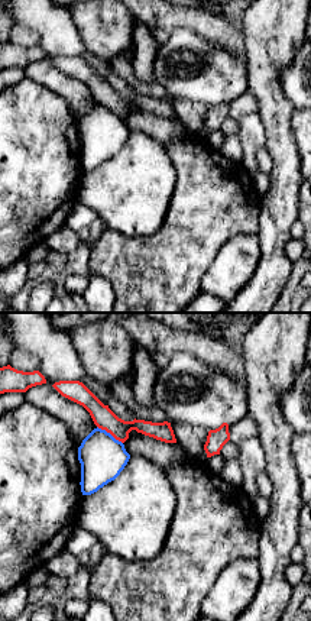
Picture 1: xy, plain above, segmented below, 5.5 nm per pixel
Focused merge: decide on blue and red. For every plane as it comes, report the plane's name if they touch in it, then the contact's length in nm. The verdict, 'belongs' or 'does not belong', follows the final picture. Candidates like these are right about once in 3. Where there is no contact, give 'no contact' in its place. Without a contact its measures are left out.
xy | 170 nm

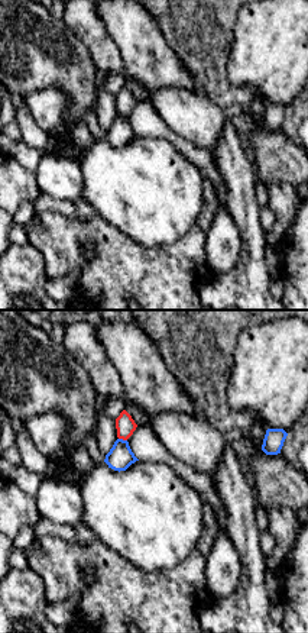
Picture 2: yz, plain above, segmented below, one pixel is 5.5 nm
yz | 50 nm

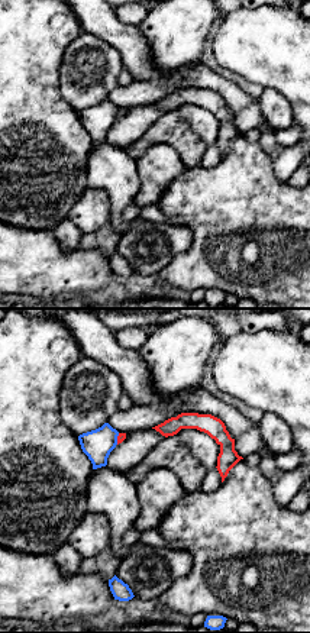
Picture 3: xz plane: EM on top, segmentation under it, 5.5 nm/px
xz | 70 nm

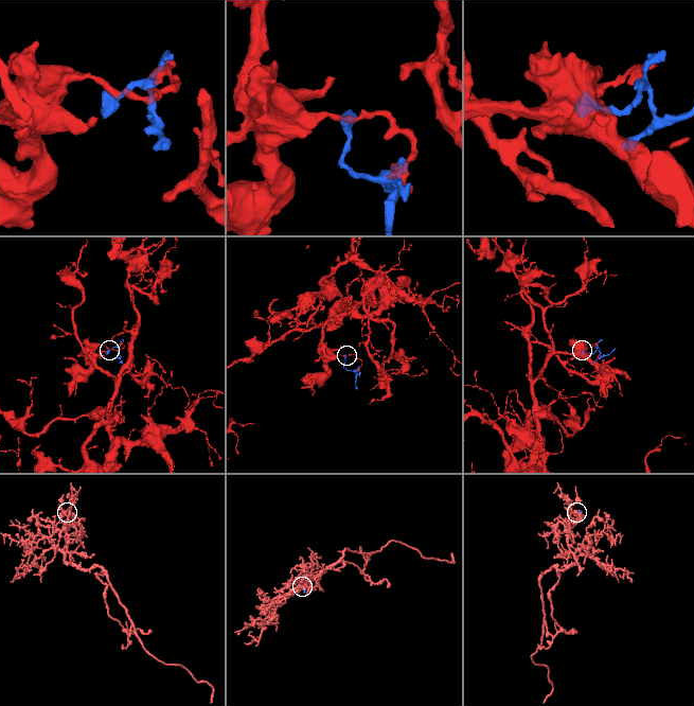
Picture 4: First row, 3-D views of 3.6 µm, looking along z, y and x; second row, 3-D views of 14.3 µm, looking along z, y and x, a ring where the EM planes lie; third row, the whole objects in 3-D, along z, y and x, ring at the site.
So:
does not belong

